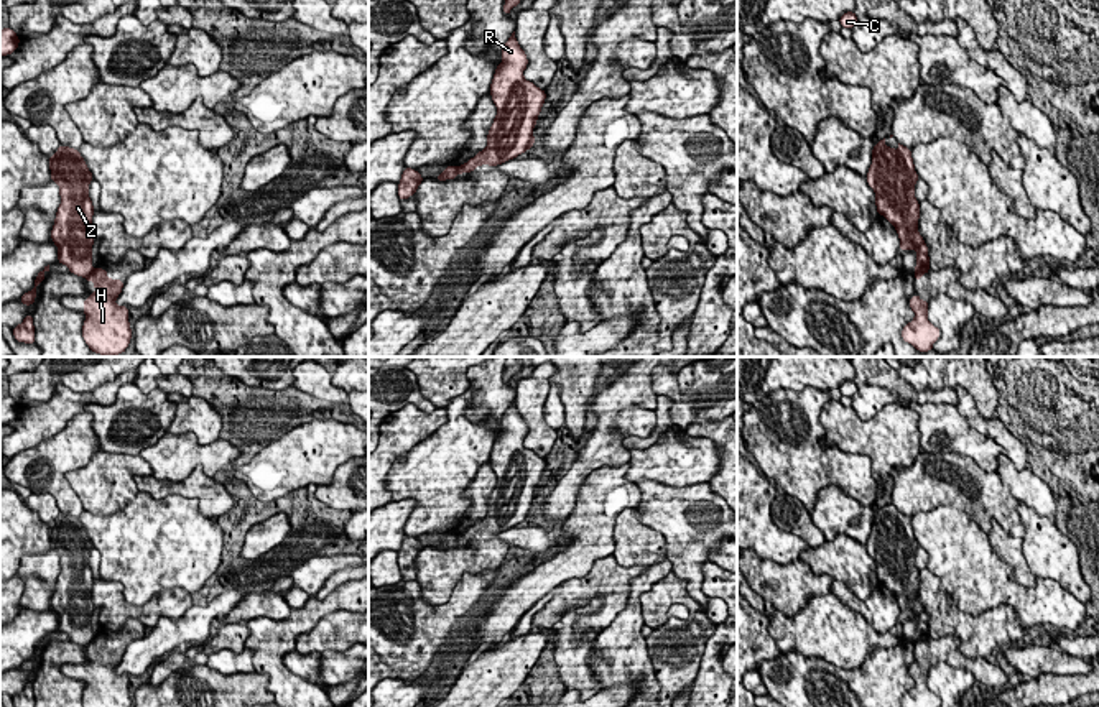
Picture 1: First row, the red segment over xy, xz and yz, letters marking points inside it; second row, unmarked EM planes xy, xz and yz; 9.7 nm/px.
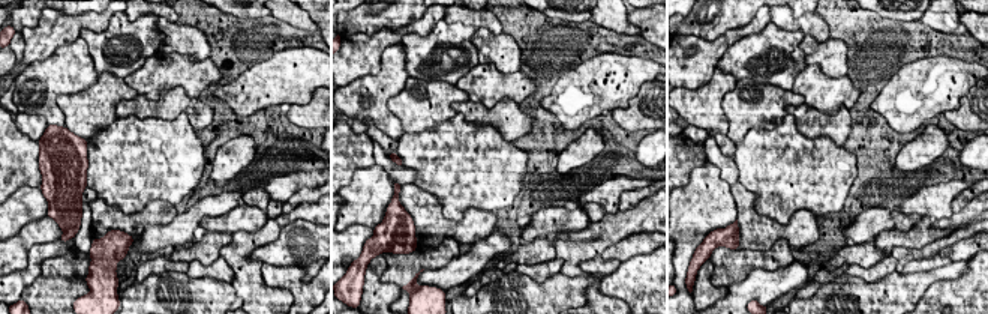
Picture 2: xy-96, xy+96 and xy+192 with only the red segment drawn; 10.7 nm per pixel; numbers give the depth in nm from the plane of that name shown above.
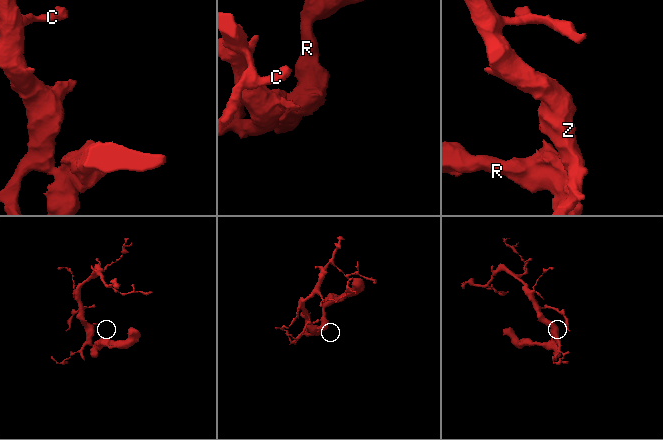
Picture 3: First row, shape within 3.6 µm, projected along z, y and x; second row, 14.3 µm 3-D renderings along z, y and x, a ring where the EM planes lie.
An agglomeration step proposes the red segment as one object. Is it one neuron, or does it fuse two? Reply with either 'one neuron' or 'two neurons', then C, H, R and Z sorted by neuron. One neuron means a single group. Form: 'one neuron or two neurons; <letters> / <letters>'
two neurons; C Z / H R

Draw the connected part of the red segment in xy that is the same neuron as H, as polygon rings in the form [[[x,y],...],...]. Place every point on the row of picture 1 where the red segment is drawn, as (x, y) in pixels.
[[[95,268],[86,281],[92,281],[95,293],[84,299],[82,339],[94,354],[123,354],[133,335],[128,322],[128,306],[117,306],[123,289],[122,280],[110,280],[105,268]]]

